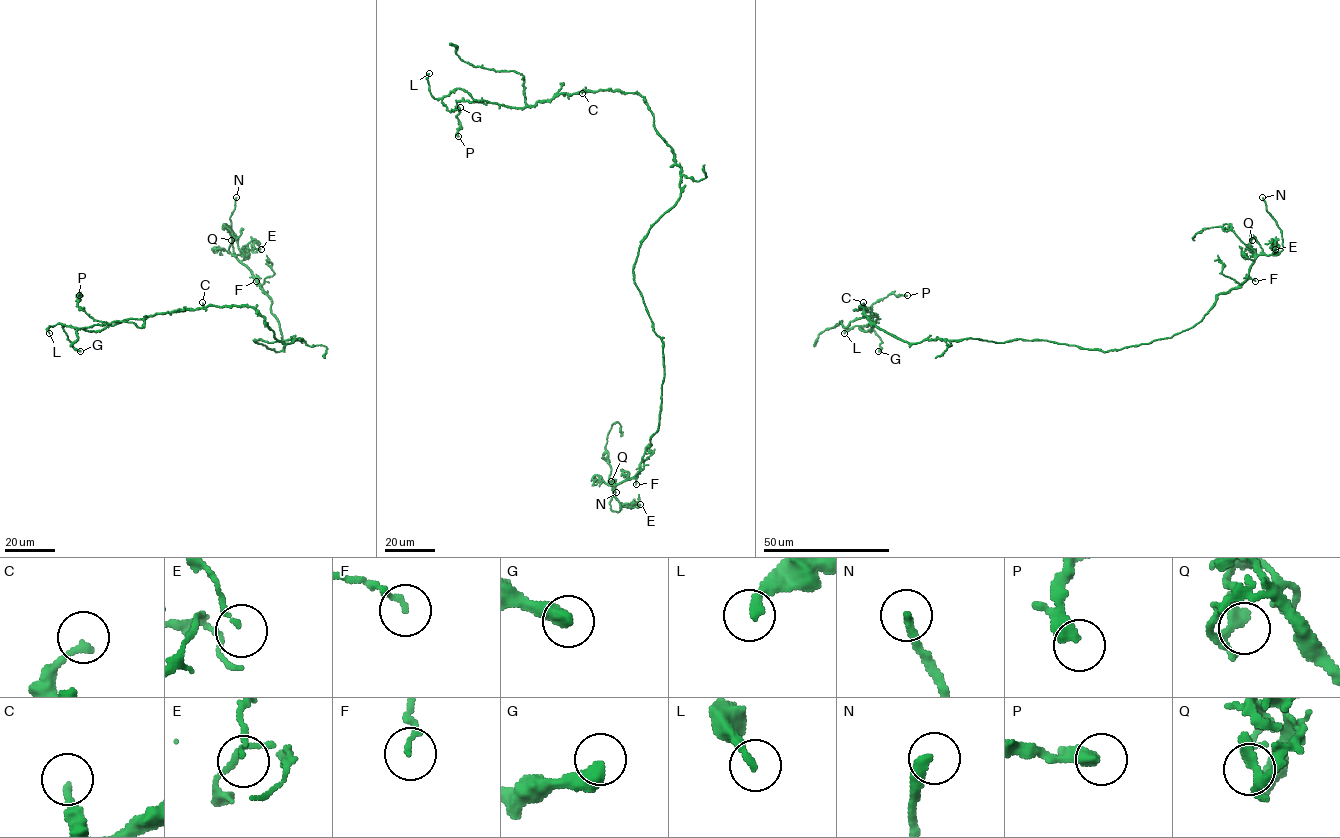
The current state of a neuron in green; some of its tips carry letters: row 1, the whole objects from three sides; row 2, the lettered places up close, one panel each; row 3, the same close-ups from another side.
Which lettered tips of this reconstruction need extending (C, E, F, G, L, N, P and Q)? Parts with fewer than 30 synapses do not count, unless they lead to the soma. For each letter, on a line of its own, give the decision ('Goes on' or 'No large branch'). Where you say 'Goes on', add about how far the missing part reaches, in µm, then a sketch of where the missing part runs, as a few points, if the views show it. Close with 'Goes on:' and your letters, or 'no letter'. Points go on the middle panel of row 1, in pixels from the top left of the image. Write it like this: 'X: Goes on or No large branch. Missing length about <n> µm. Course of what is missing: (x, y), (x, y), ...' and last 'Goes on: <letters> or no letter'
C: No large branch
E: No large branch
F: No large branch
G: No large branch
L: Goes on. Missing length about 30 µm. Course of what is missing: (429, 73), (433, 74), (437, 66), (448, 66), (465, 74)
N: Goes on. Missing length about 20 µm. Course of what is missing: (616, 492), (630, 469)
P: No large branch
Q: No large branch
Goes on: L, N

